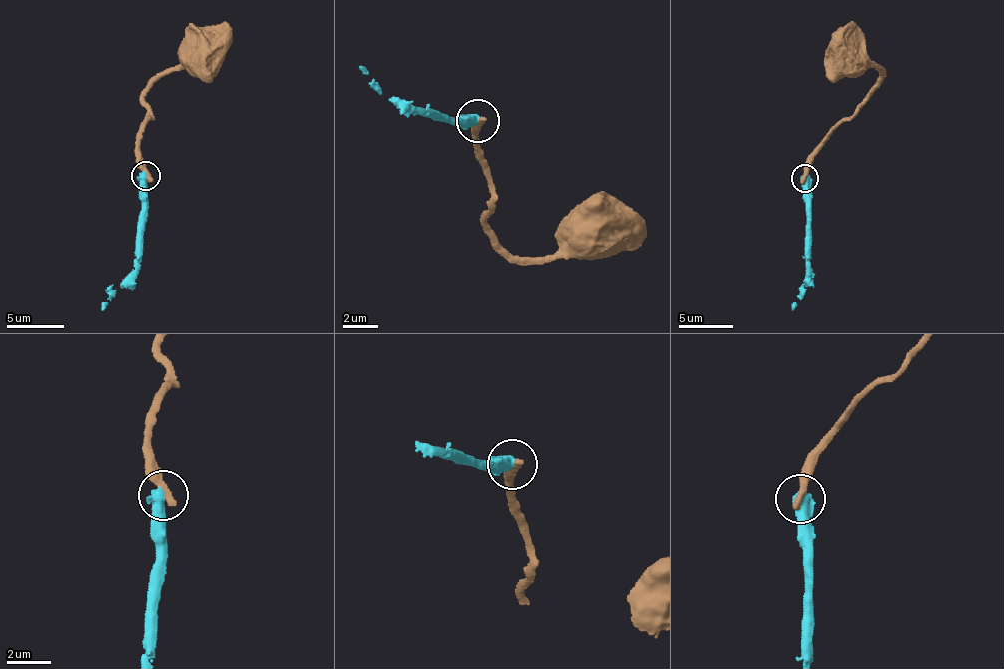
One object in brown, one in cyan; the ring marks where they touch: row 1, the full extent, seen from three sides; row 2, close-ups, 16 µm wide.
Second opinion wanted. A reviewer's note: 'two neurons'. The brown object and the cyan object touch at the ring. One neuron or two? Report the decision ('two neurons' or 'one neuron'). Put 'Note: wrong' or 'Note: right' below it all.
two neurons
Note: right

